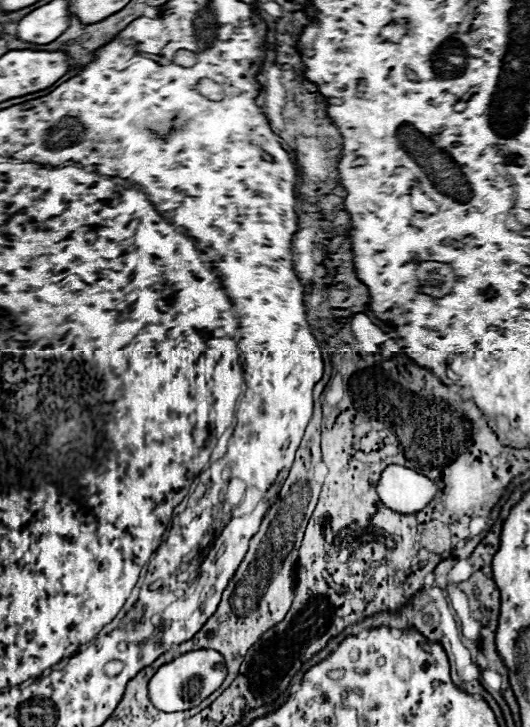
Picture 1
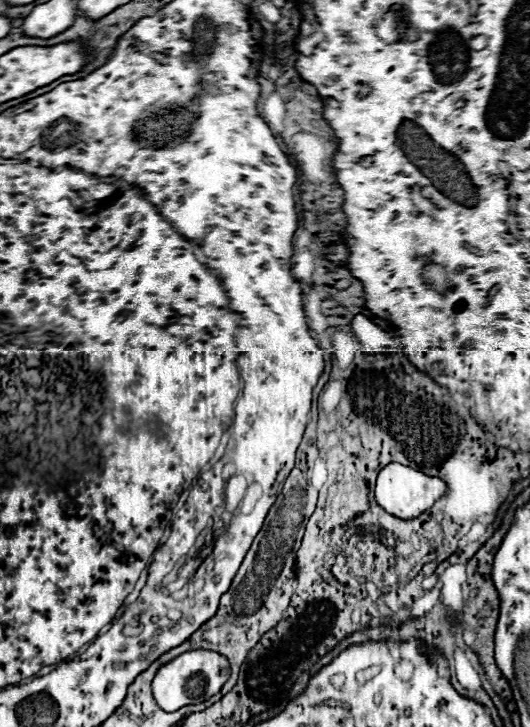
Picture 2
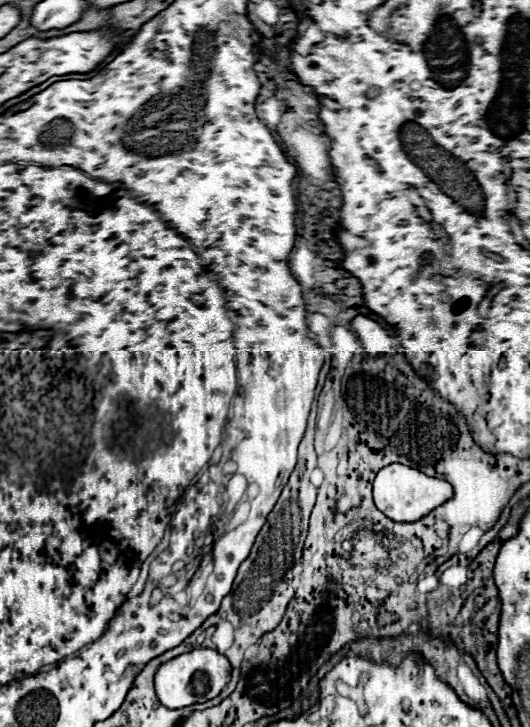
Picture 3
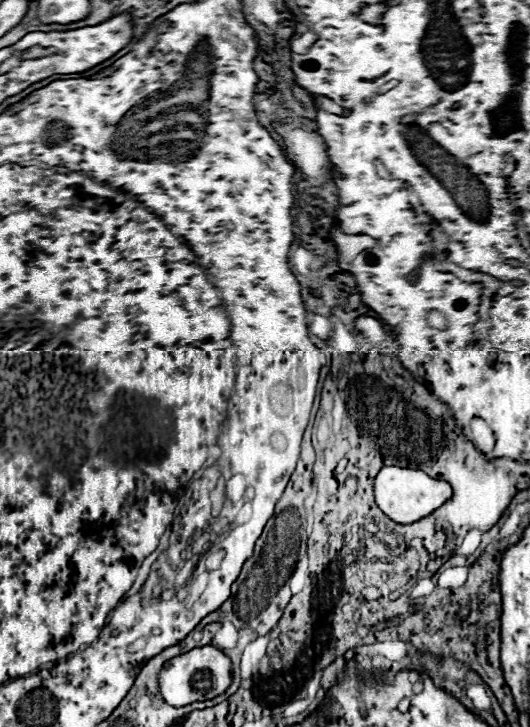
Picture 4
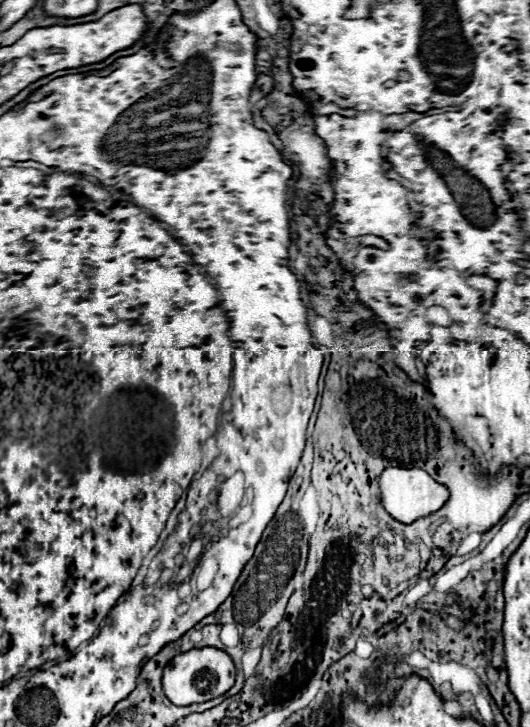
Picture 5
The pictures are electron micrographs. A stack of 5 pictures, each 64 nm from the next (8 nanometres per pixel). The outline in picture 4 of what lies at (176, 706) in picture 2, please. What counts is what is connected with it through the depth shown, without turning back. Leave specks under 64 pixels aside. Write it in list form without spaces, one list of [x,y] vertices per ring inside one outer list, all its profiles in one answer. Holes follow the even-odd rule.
[[[214,646],[194,648],[186,654],[180,654],[168,660],[160,670],[158,682],[160,682],[160,692],[164,700],[176,708],[182,708],[192,702],[204,702],[226,692],[232,684],[232,662],[224,652],[220,652]]]

